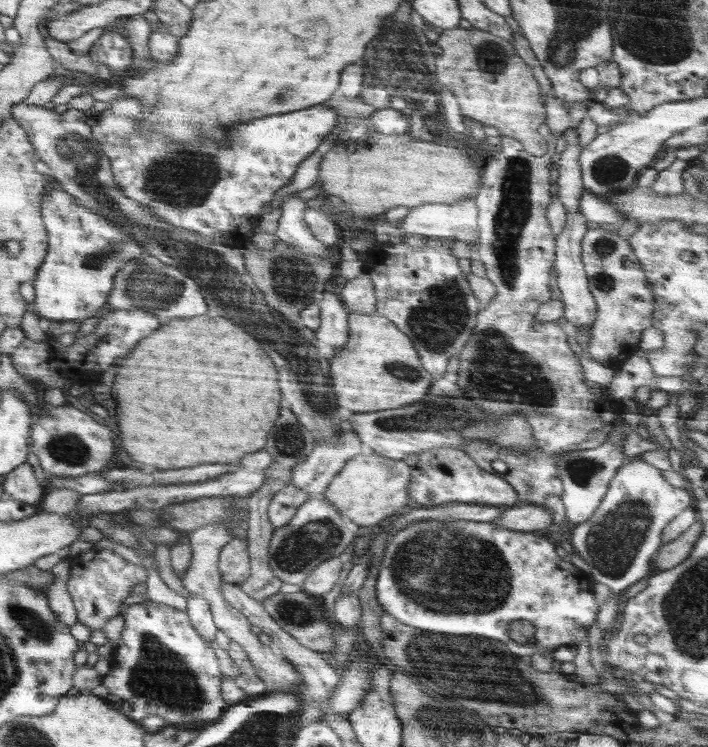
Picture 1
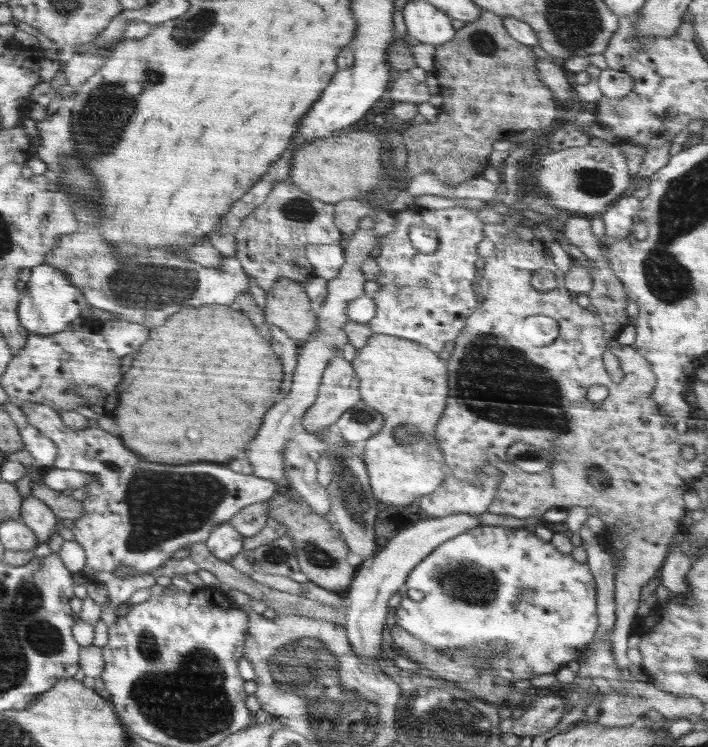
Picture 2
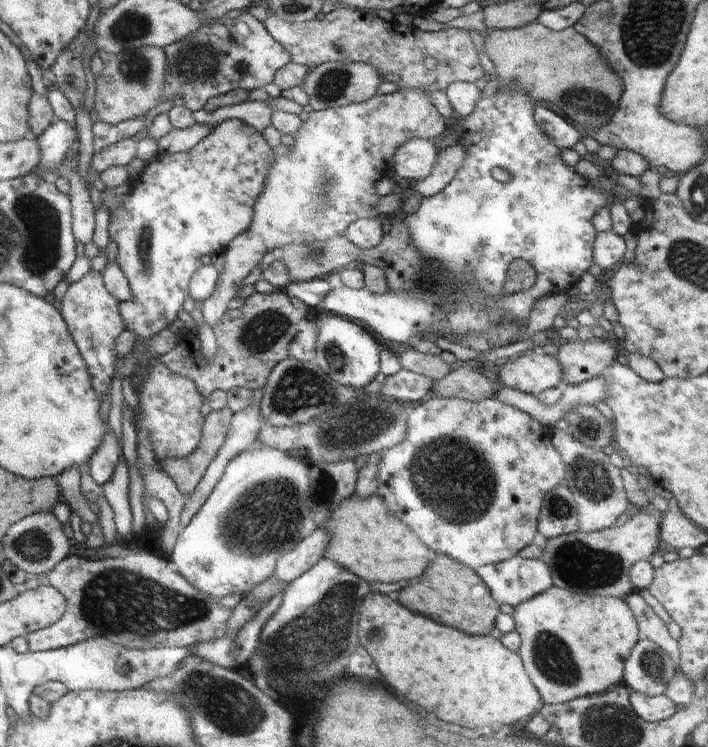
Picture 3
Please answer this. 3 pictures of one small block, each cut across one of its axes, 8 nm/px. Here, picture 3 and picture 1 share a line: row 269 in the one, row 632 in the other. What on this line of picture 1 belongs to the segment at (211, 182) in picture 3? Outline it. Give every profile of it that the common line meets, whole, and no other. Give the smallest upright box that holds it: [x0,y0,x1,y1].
[101,601,230,729]

